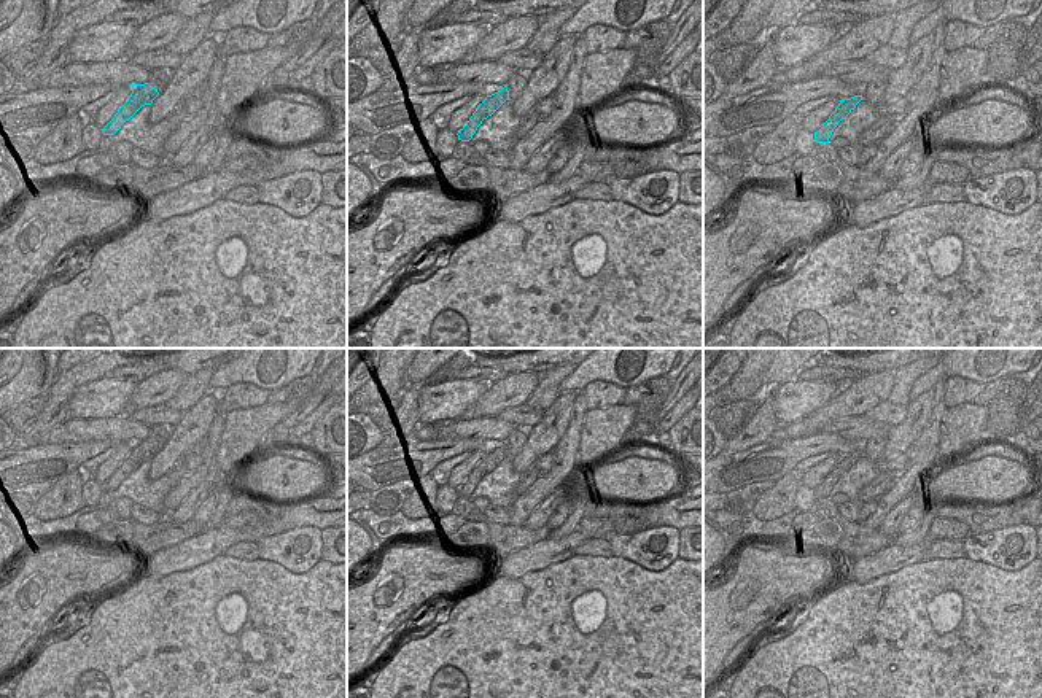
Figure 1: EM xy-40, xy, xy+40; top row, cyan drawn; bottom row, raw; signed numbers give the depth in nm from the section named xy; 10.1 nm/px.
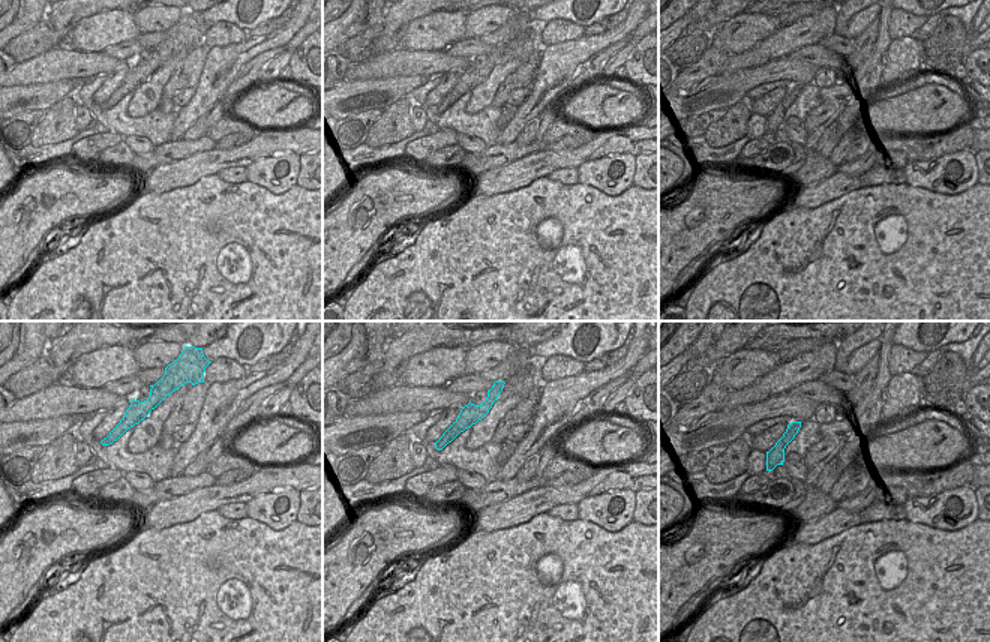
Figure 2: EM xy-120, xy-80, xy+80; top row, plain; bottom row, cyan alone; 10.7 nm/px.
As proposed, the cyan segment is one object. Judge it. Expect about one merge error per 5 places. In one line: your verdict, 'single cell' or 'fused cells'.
single cell

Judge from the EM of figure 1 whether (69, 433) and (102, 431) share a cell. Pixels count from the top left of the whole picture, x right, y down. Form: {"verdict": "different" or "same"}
{"verdict": "same"}

